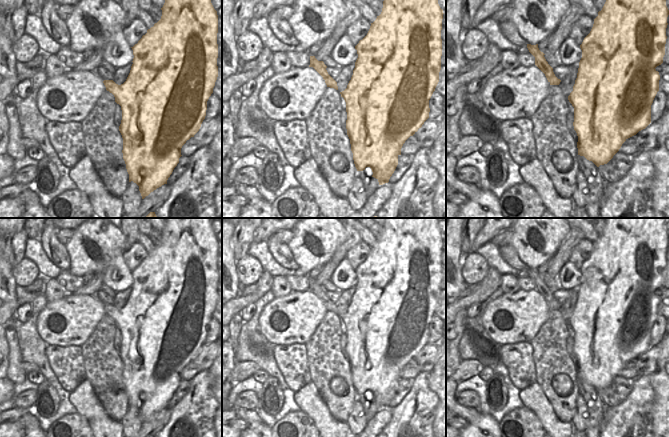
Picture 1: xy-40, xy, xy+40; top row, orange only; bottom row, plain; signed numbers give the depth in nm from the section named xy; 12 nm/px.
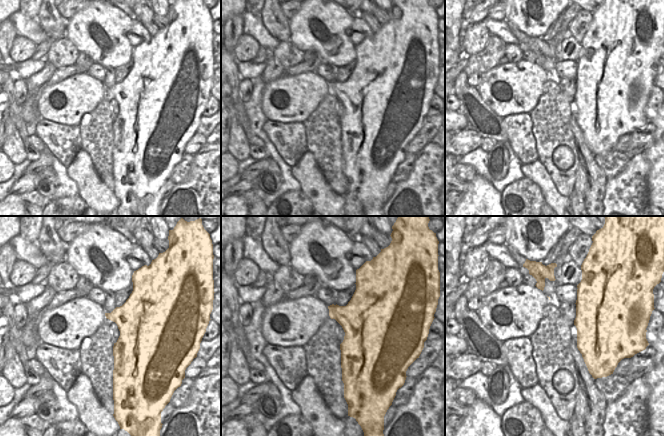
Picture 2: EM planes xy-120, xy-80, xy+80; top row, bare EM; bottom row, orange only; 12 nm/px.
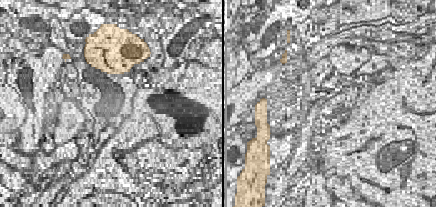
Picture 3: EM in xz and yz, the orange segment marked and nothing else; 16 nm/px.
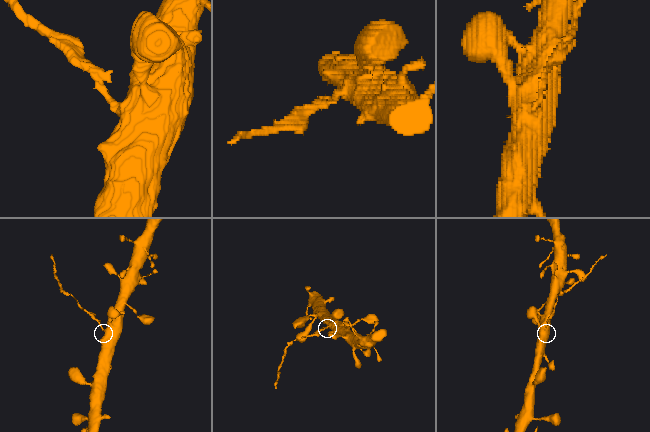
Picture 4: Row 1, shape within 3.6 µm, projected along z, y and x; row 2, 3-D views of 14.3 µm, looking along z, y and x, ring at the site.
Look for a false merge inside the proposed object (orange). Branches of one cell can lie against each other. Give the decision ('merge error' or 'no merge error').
merge error

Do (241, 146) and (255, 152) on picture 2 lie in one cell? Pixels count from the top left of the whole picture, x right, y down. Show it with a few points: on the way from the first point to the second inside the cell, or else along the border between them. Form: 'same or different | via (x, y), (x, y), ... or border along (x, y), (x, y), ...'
different | border along (248, 145), (250, 156)

